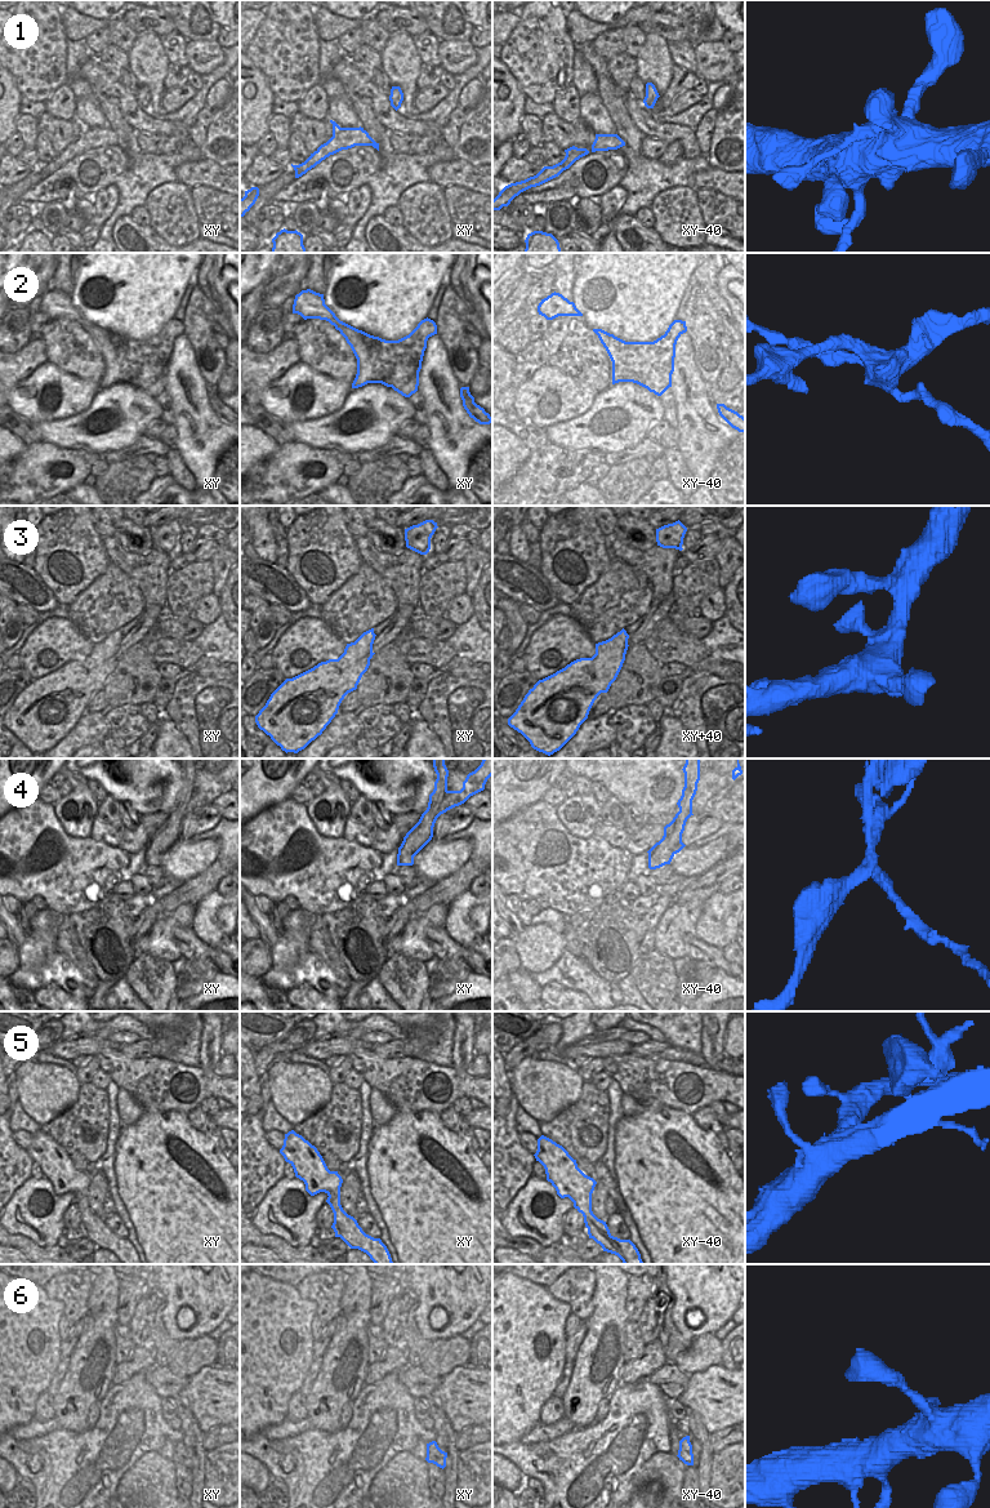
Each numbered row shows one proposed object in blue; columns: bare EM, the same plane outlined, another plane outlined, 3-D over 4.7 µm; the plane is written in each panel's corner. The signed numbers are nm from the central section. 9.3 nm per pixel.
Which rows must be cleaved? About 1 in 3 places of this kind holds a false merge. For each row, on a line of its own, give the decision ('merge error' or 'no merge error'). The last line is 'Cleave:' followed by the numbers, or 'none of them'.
1: no merge error
2: merge error
3: no merge error
4: merge error
5: no merge error
6: no merge error
Cleave: 2, 4

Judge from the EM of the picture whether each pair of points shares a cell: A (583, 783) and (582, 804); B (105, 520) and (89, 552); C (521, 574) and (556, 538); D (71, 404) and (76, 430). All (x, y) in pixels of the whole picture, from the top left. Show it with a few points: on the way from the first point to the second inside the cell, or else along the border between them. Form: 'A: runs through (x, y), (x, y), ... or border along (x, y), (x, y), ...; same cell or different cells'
A: border along (578, 792), (592, 793); different cells
B: border along (93, 519), (93, 525), (102, 537); different cells
C: border along (539, 569), (556, 595); different cells
D: border along (94, 395), (84, 410), (74, 416), (44, 422); different cells

